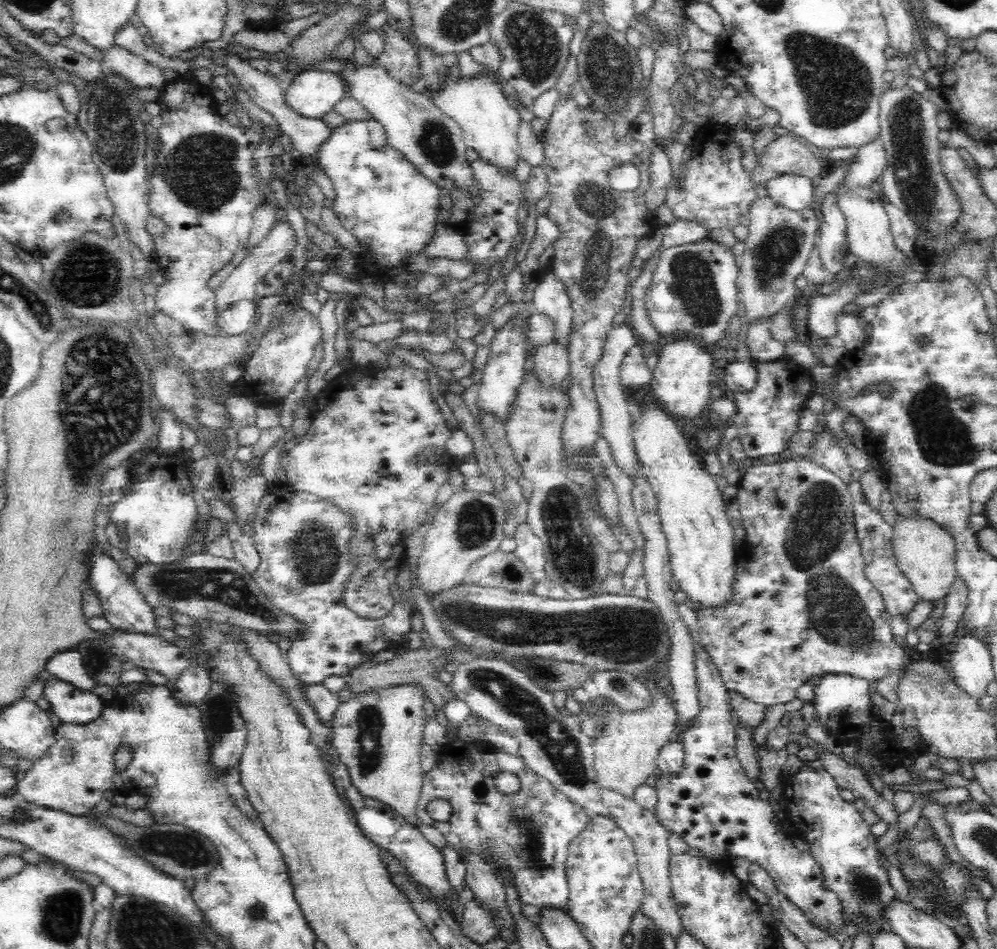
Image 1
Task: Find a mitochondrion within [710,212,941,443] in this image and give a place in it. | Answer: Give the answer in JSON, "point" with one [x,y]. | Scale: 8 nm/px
{"point":[773,252]}

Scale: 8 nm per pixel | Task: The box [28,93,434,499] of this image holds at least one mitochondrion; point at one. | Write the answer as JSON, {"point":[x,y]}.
{"point":[99,423]}

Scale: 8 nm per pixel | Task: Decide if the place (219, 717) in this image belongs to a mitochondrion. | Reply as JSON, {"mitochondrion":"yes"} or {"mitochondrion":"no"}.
{"mitochondrion":"yes"}

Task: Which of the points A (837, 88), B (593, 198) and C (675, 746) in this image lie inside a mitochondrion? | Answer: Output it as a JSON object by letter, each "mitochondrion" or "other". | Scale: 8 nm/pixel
{"A":"mitochondrion","B":"mitochondrion","C":"other"}

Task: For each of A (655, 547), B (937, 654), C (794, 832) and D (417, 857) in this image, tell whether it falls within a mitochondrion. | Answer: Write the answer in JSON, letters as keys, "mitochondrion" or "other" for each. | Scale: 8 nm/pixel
{"A":"other","B":"other","C":"other","D":"other"}

